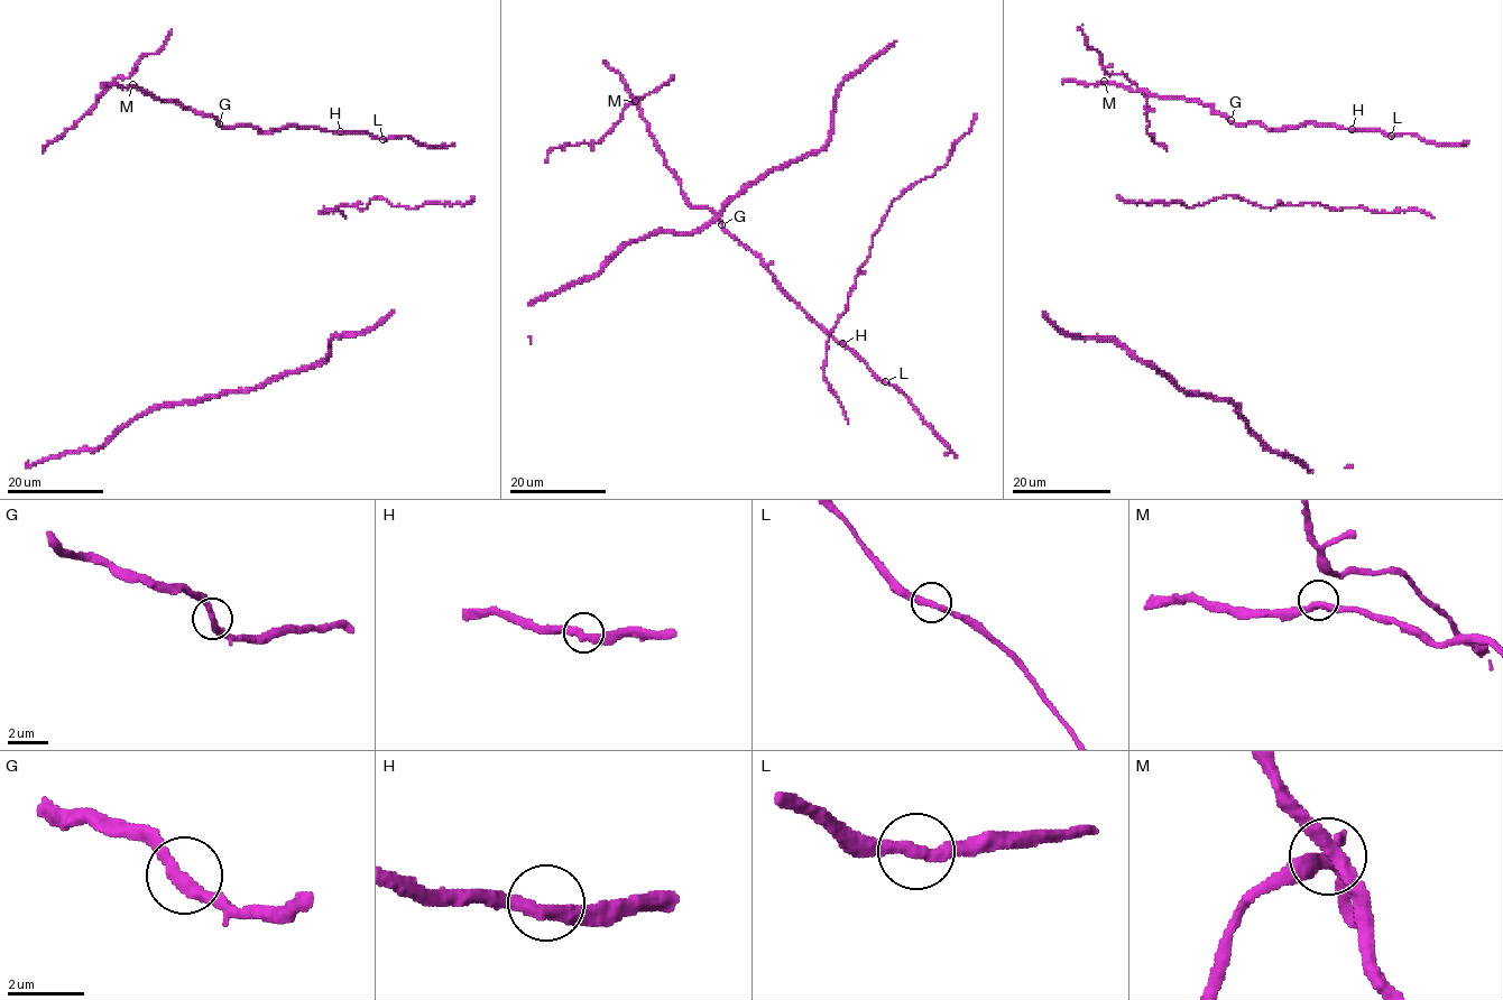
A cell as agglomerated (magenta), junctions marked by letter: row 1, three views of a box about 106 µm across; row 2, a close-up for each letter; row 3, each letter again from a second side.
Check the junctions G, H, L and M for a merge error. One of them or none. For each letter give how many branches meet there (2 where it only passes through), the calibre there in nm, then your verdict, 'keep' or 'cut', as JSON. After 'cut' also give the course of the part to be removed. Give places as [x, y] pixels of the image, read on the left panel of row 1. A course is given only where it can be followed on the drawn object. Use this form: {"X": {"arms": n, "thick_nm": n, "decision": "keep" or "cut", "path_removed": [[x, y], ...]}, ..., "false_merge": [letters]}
{"G": {"arms": 2, "thick_nm": 320, "decision": "keep"}, "H": {"arms": 2, "thick_nm": 320, "decision": "keep"}, "L": {"arms": 2, "thick_nm": 320, "decision": "cut", "path_removed": [[383, 139], [408, 137], [429, 146], [453, 145]]}, "M": {"arms": 2, "thick_nm": 340, "decision": "keep"}, "false_merge": ["L"]}

